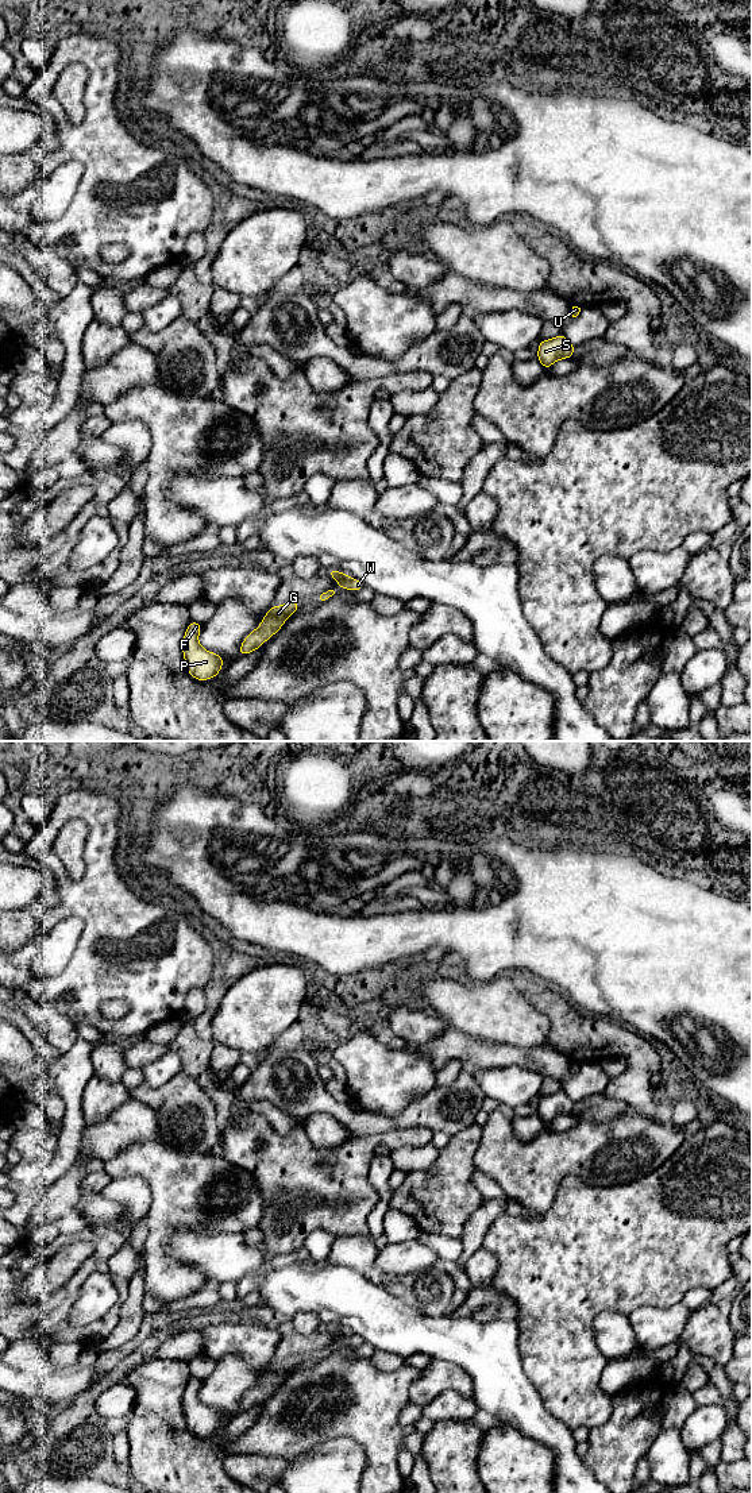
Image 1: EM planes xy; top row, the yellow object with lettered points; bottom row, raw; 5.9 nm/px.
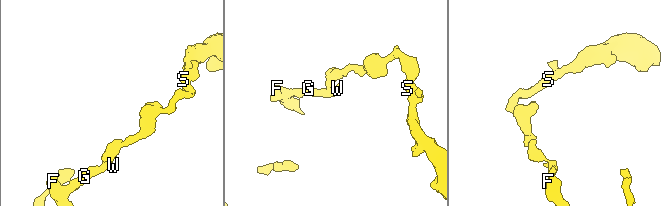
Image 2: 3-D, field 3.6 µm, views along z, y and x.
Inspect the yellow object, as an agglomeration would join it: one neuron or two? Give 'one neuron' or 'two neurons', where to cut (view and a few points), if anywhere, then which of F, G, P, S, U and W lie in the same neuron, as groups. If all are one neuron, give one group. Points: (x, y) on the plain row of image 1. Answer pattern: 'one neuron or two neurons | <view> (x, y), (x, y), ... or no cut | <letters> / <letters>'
one neuron | no cut | F G P S U W

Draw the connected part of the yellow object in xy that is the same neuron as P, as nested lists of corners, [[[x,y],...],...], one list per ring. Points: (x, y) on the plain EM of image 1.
[[[190,1377],[182,1396],[184,1415],[188,1428],[197,1436],[208,1436],[221,1427],[224,1415],[217,1409],[205,1407],[198,1399],[201,1386],[198,1378]]]

